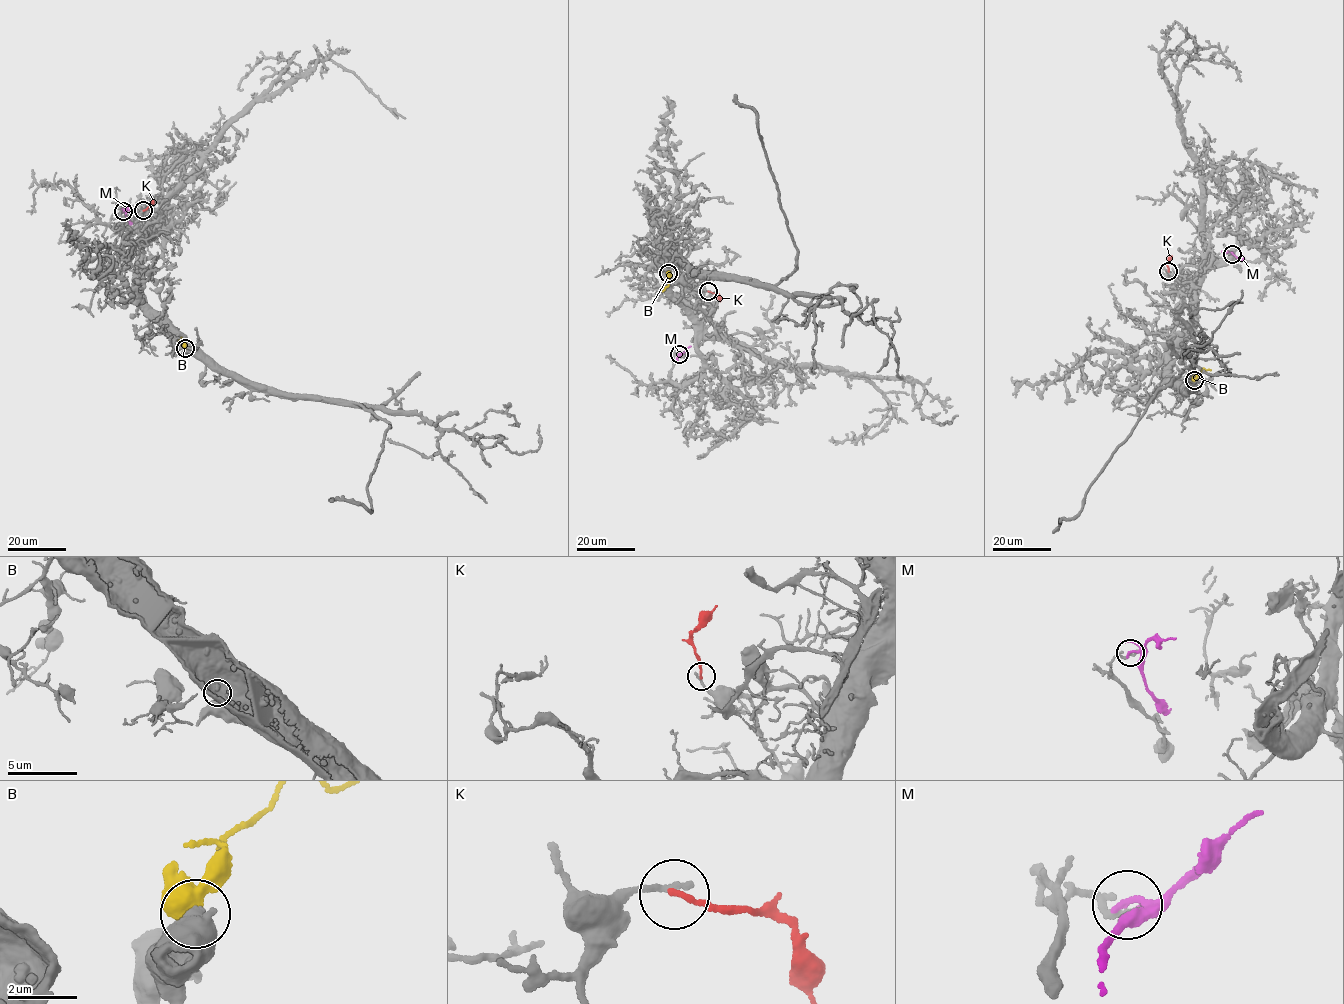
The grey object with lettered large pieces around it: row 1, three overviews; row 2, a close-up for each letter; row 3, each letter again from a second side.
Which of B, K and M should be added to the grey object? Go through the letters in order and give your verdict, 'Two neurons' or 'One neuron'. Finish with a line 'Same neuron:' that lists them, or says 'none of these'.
B: One neuron
K: Two neurons
M: Two neurons
Same neuron: B

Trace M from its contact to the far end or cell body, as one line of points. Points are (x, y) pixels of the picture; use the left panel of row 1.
M: (123, 211), (132, 224)

